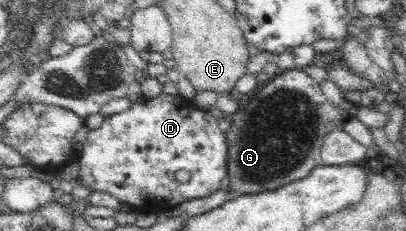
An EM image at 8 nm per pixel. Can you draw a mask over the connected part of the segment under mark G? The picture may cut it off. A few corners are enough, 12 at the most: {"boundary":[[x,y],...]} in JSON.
{"boundary":[[302,68],[279,71],[233,116],[226,186],[302,180],[350,116]]}

